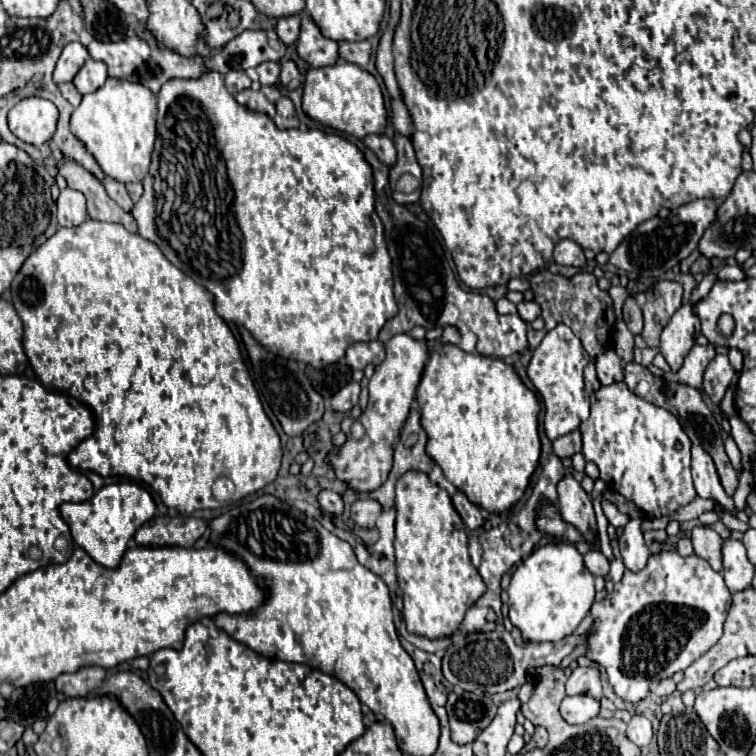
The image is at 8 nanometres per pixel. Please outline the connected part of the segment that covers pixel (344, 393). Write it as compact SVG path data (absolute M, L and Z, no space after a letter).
M351 381L349 385L345 385L343 389L339 389L335 393L335 397L331 399L331 409L333 411L349 411L351 407L355 407L359 403L359 383Z

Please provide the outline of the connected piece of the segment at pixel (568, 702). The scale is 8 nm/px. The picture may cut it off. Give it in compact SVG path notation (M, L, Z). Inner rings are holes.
M587 695L565 697L561 703L561 717L571 725L581 725L599 713L599 701Z

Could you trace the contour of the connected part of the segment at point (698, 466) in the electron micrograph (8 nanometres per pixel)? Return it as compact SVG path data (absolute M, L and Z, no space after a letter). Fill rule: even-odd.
M692 445L691 448L691 471L697 495L703 499L715 499L719 501L731 515L737 515L737 507L733 503L733 497L729 497L721 483L719 475L715 471L711 455L701 447L701 445Z

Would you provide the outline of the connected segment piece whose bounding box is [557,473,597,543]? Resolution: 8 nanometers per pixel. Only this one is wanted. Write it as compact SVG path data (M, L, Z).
M565 473L563 479L559 481L557 487L557 501L559 501L559 511L561 517L575 525L585 541L593 543L597 541L597 525L595 525L595 513L591 505L591 497L583 491L583 487L573 479L571 473Z

